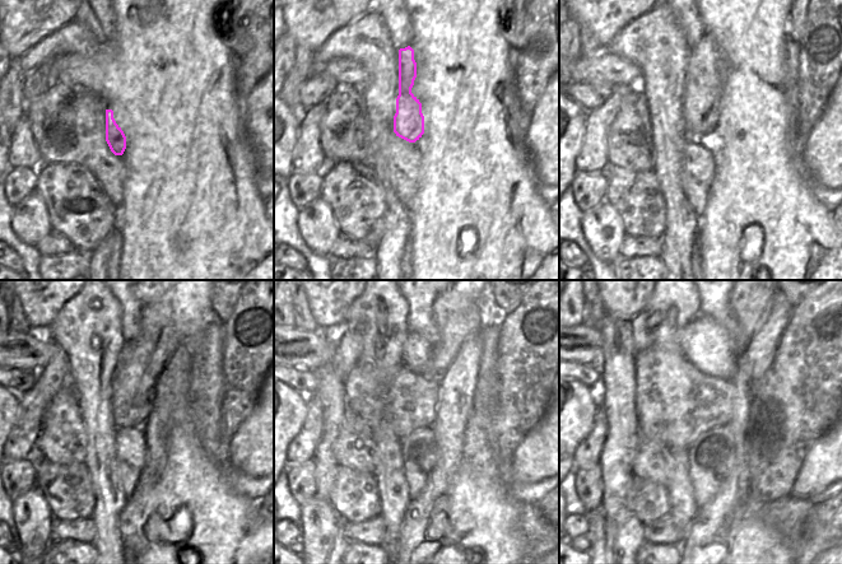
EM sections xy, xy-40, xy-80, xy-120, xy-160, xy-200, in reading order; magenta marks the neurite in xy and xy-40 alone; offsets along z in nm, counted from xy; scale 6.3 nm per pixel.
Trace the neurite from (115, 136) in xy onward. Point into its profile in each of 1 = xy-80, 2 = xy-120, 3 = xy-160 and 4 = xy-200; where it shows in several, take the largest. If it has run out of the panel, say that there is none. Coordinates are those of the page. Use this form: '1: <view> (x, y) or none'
1: xy-80 (706, 69)
2: xy-120 (140, 362)
3: xy-160 (457, 317)
4: xy-200 (750, 306)

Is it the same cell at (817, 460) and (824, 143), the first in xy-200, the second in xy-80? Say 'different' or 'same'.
same

